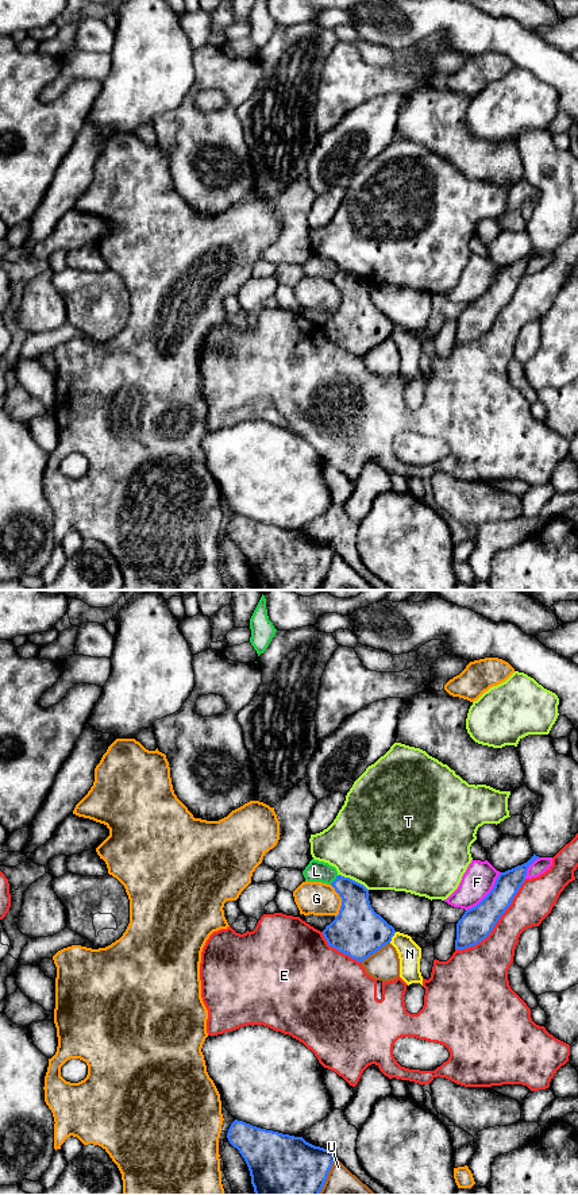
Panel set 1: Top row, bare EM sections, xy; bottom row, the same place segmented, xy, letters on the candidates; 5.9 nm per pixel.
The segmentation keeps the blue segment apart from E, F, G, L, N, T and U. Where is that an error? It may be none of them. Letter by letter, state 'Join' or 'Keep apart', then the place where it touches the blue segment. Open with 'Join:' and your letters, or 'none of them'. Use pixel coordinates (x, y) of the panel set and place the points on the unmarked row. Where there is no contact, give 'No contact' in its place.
Join: none of them
E: Keep apart. Touches blue at xy (496, 317)
F: Keep apart. Touches blue at xy (488, 289)
G: Keep apart. Touches blue at xy (342, 296)
L: Keep apart. Touches blue at xy (335, 274)
N: Keep apart. Touches blue at xy (392, 331)
T: Keep apart. Touches blue at xy (351, 274)
U: Keep apart. Touches blue at xy (374, 347)

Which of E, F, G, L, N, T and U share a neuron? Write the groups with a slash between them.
E / F / G / L / N / T / U

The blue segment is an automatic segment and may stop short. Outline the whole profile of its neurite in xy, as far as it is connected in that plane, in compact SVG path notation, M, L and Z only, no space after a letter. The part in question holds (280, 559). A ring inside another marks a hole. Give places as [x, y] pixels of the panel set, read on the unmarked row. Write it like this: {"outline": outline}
{"outline": "M238 514L231 519L227 533L244 554L255 590L319 590L335 556L330 544L315 541L303 532L261 524Z"}

